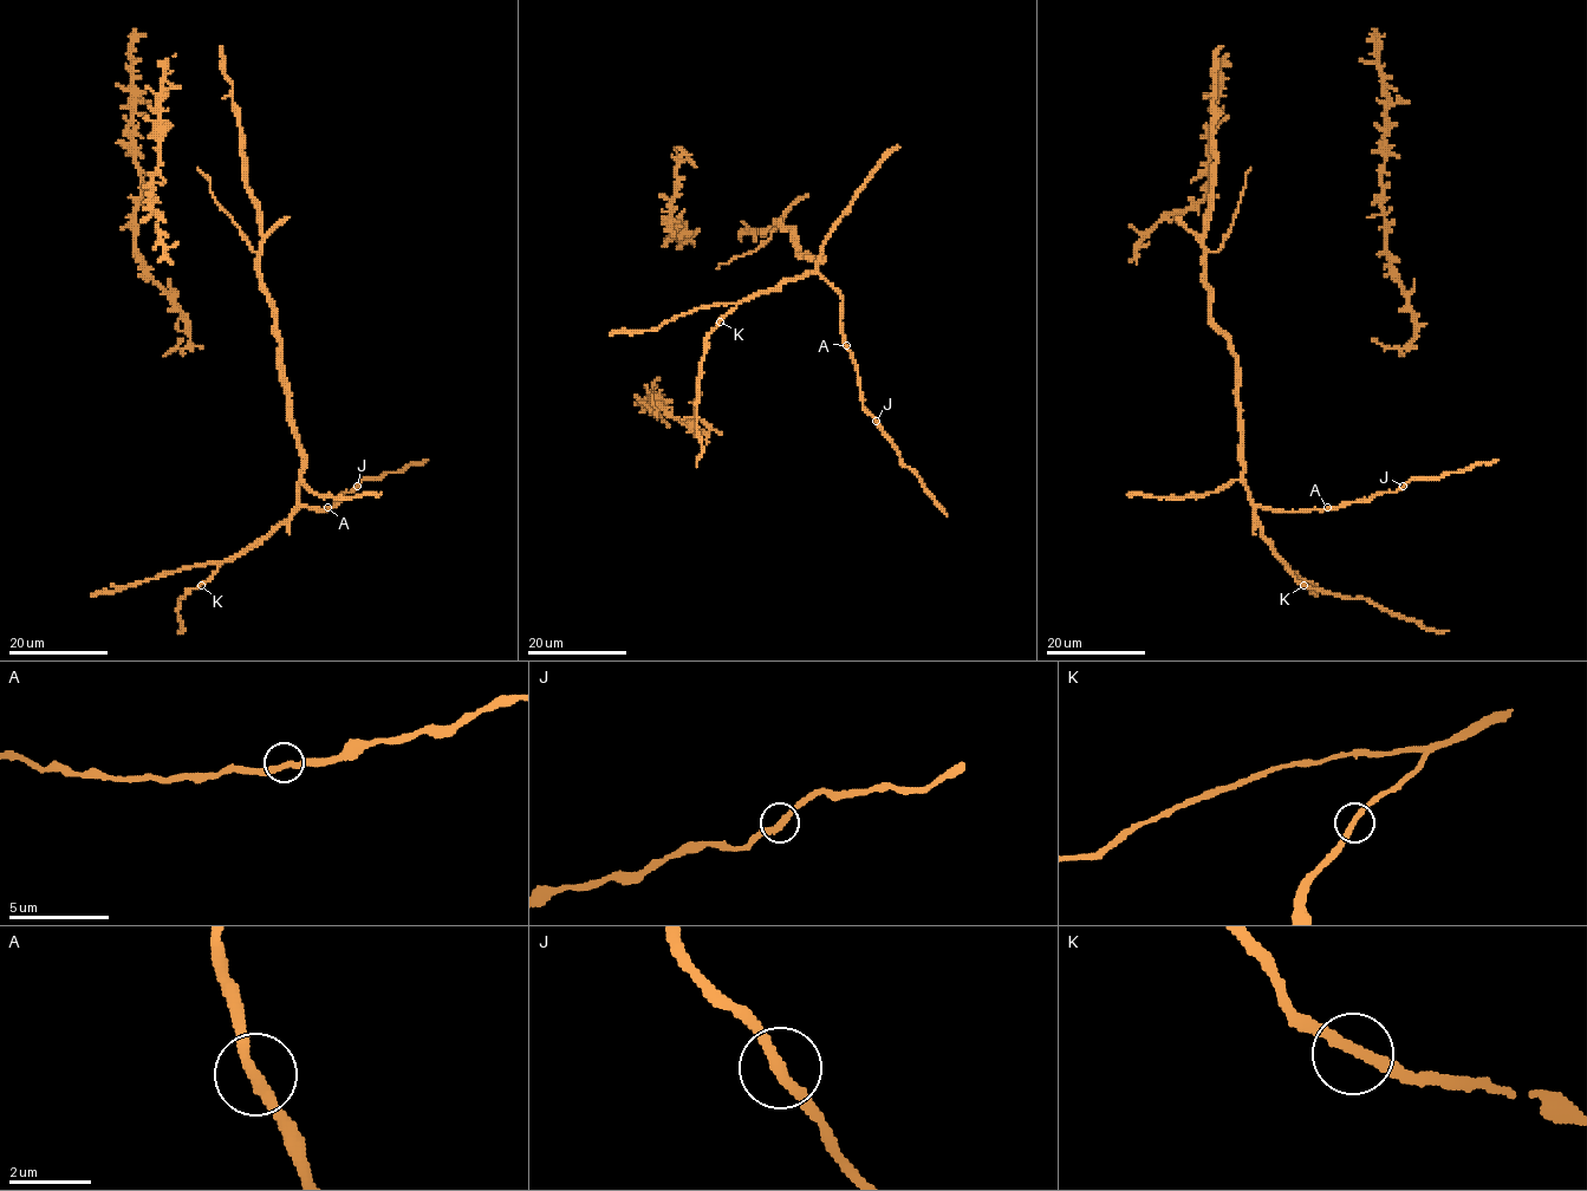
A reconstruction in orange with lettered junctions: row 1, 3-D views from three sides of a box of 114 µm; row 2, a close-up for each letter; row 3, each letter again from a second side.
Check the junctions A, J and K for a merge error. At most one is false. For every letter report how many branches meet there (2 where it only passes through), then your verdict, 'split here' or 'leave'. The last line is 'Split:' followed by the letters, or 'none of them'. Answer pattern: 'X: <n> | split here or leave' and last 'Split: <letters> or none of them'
A: 2 | leave
J: 2 | leave
K: 2 | leave
Split: none of them

